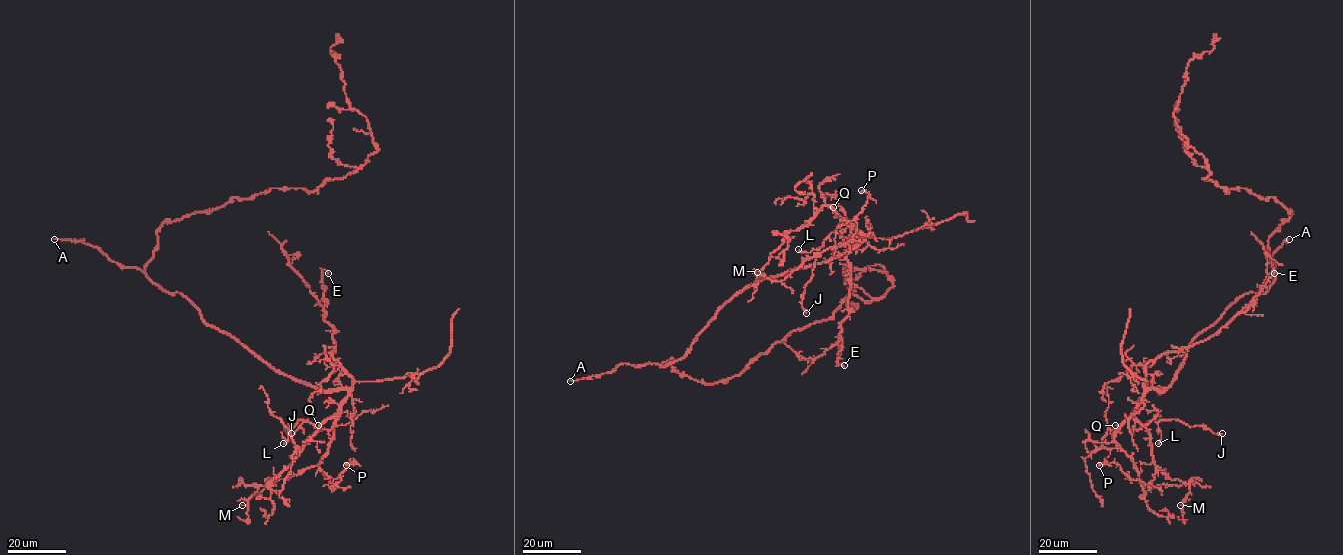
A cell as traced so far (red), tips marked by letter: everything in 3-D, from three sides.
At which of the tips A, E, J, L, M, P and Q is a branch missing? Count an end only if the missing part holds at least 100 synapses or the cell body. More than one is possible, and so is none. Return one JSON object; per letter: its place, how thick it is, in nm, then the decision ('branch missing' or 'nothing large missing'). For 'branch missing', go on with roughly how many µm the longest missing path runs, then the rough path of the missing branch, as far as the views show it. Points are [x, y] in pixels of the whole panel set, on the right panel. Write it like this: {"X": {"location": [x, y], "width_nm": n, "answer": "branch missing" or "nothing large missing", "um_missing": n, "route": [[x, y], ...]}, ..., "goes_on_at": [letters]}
{"A": {"location": [1289, 239], "width_nm": 110, "answer": "branch missing", "um_missing": 300, "route": [[1289, 239], [1317, 218], [1268, 279], [1283, 235], [1269, 225], [1257, 233], [1230, 207], [1198, 130], [1197, 81]]}, "E": {"location": [1274, 273], "width_nm": 100, "answer": "nothing large missing"}, "J": {"location": [1222, 433], "width_nm": 120, "answer": "nothing large missing"}, "L": {"location": [1158, 443], "width_nm": 150, "answer": "nothing large missing"}, "M": {"location": [1180, 505], "width_nm": 70, "answer": "nothing large missing"}, "P": {"location": [1099, 465], "width_nm": 120, "answer": "nothing large missing"}, "Q": {"location": [1115, 425], "width_nm": 120, "answer": "nothing large missing"}, "goes_on_at": ["A"]}

